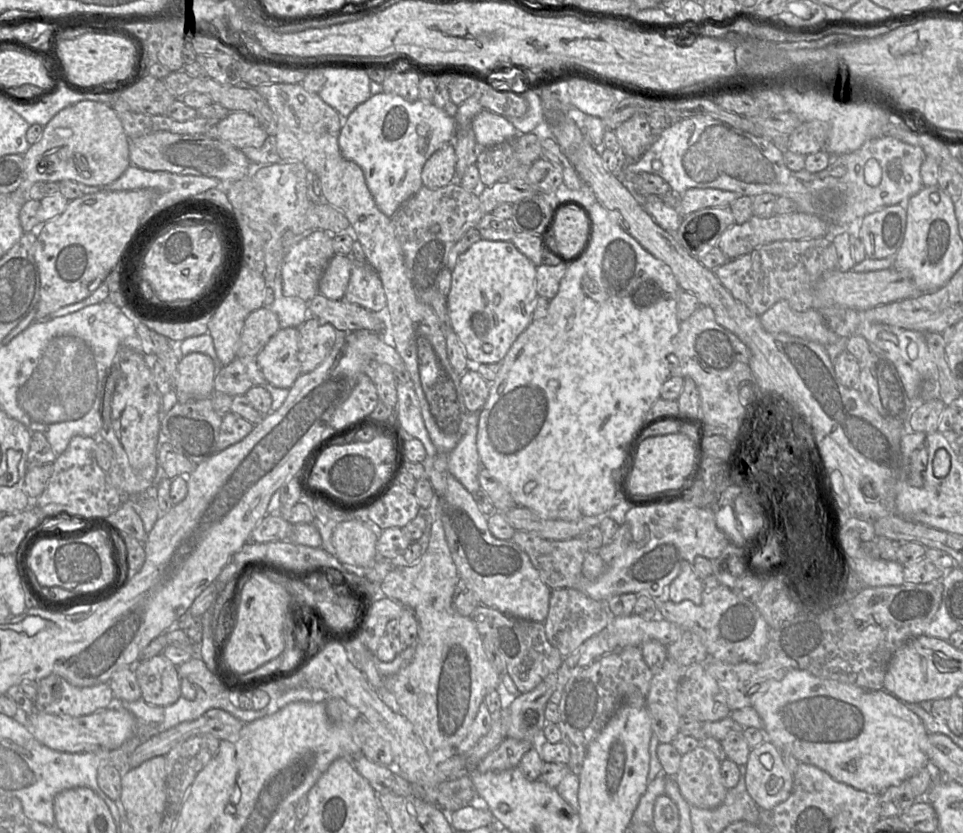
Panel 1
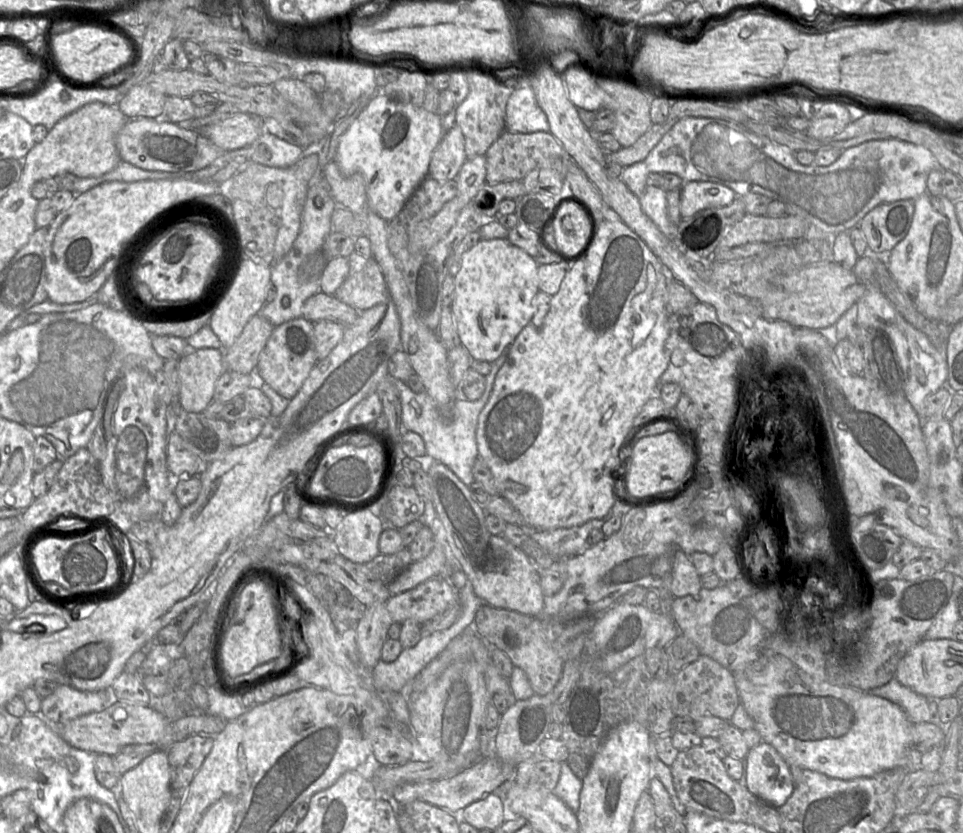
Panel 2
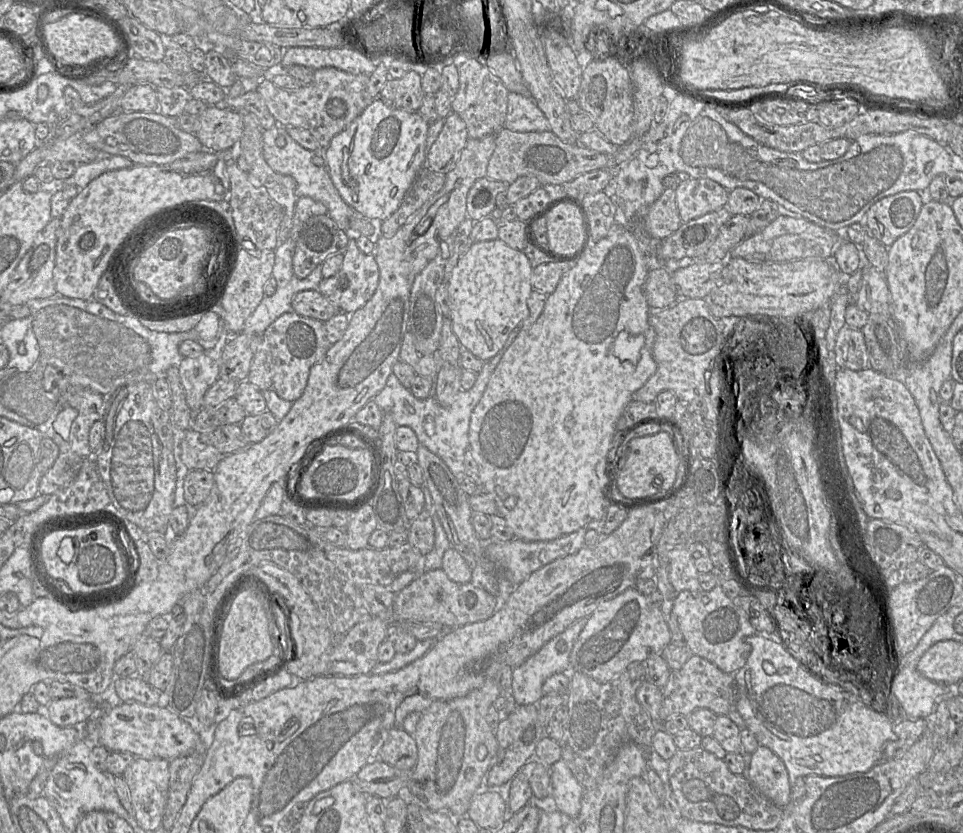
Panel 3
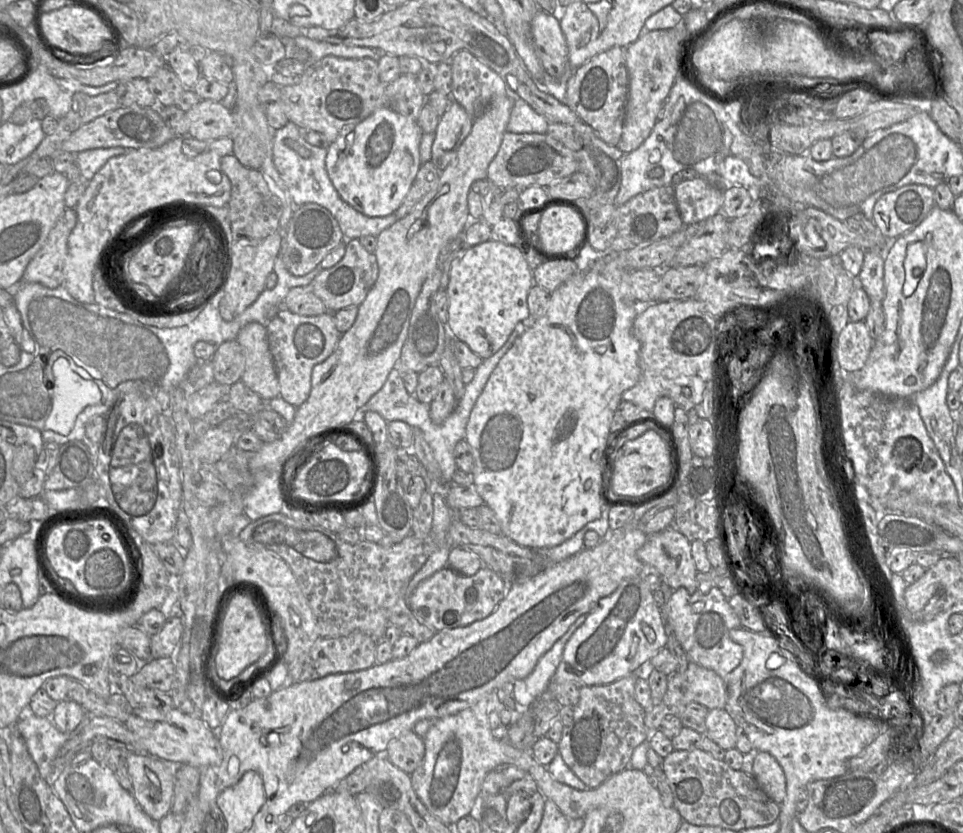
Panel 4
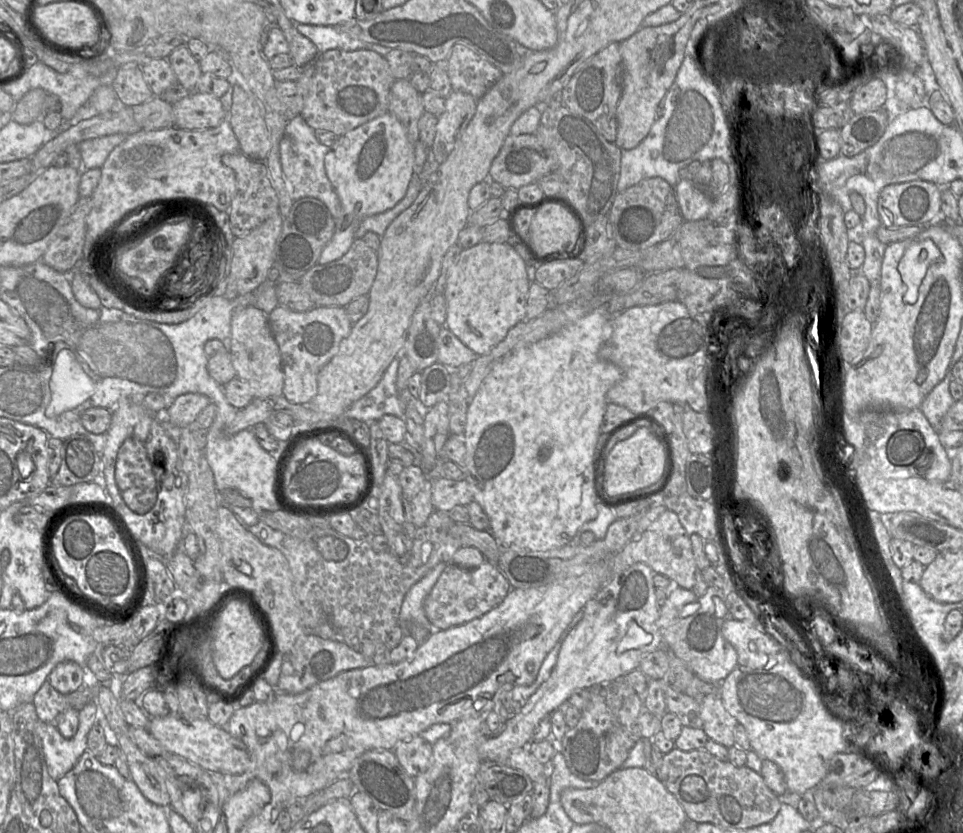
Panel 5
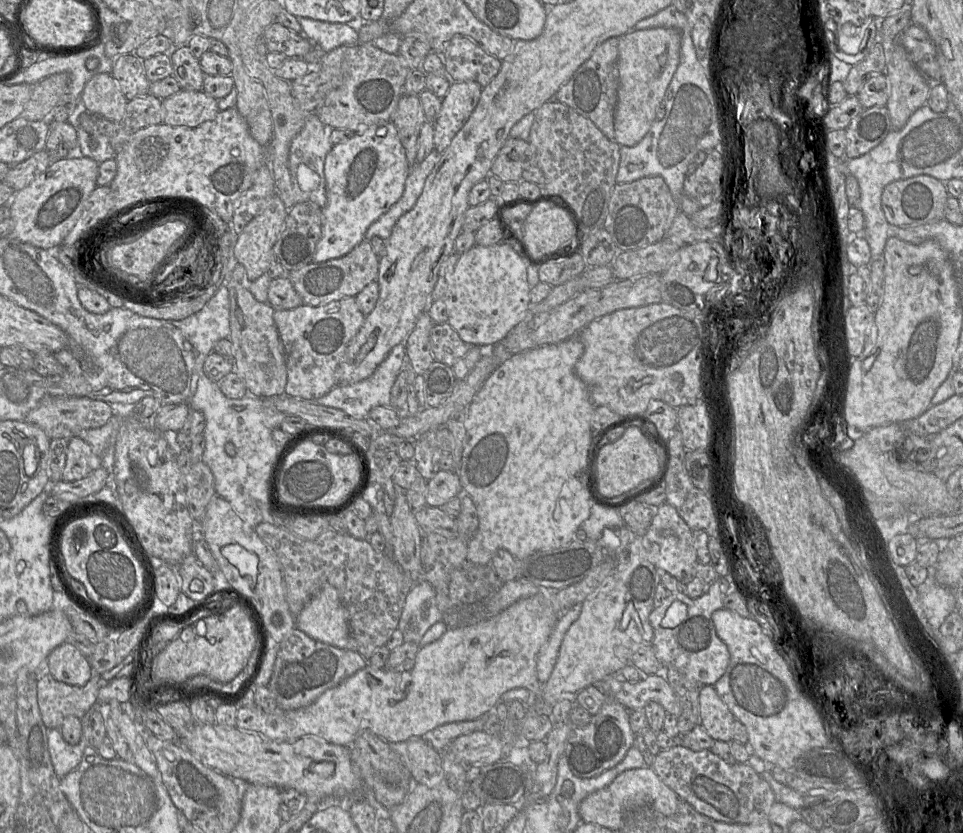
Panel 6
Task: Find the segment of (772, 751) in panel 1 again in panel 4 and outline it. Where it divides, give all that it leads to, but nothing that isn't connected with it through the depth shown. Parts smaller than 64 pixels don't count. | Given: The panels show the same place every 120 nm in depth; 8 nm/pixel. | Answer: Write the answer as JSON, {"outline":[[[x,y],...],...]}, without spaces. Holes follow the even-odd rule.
{"outline":[[[757,752],[753,761],[753,777],[766,795],[781,805],[786,796],[786,777],[772,755],[767,752]]]}

